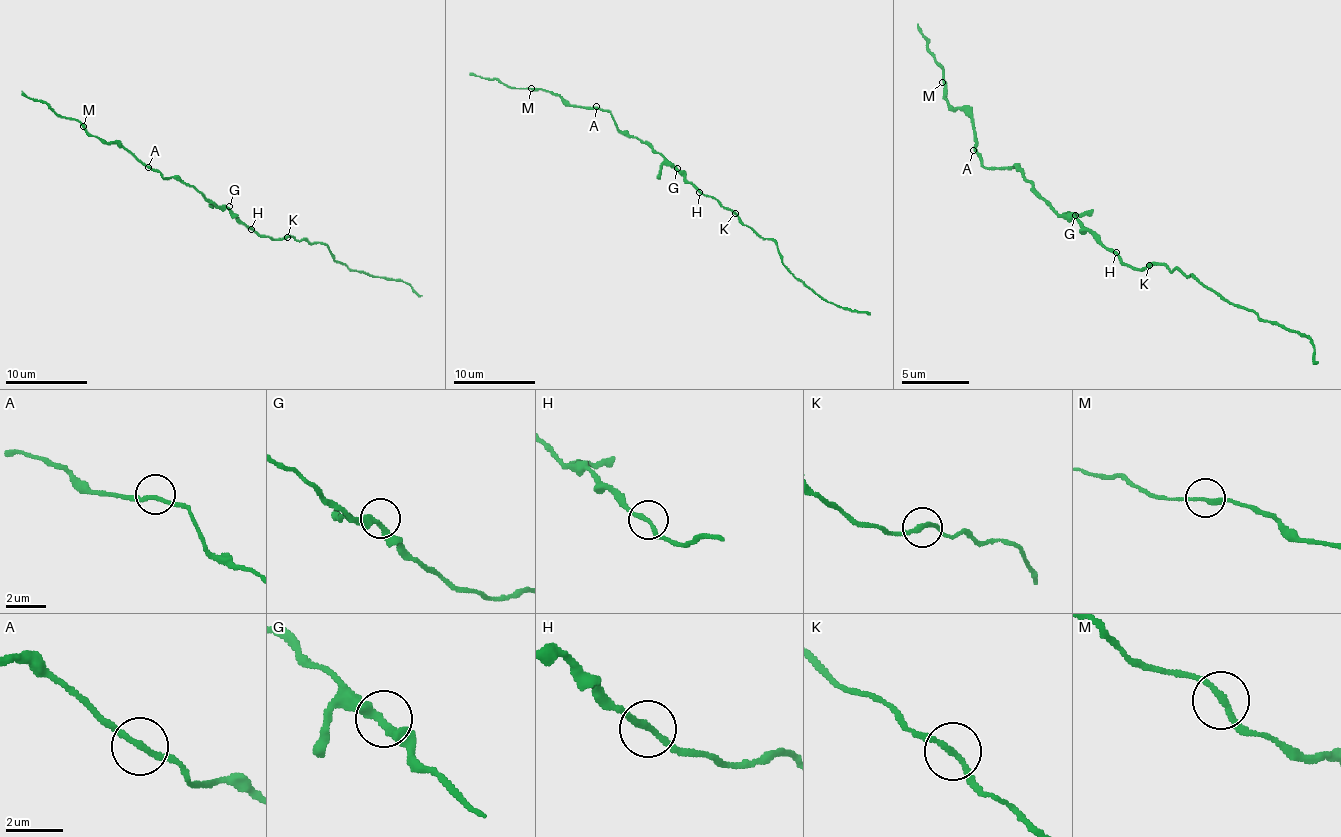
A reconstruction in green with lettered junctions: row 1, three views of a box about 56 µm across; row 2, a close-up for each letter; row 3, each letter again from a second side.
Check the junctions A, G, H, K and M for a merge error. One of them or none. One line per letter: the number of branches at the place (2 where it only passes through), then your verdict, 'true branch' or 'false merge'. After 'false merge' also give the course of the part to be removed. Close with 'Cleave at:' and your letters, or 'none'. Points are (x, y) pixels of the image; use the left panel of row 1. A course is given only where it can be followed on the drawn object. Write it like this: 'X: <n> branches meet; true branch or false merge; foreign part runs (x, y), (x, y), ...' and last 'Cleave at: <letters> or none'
A: 2 branches meet; true branch
G: 2 branches meet; true branch
H: 2 branches meet; true branch
K: 2 branches meet; true branch
M: 2 branches meet; true branch
Cleave at: none

